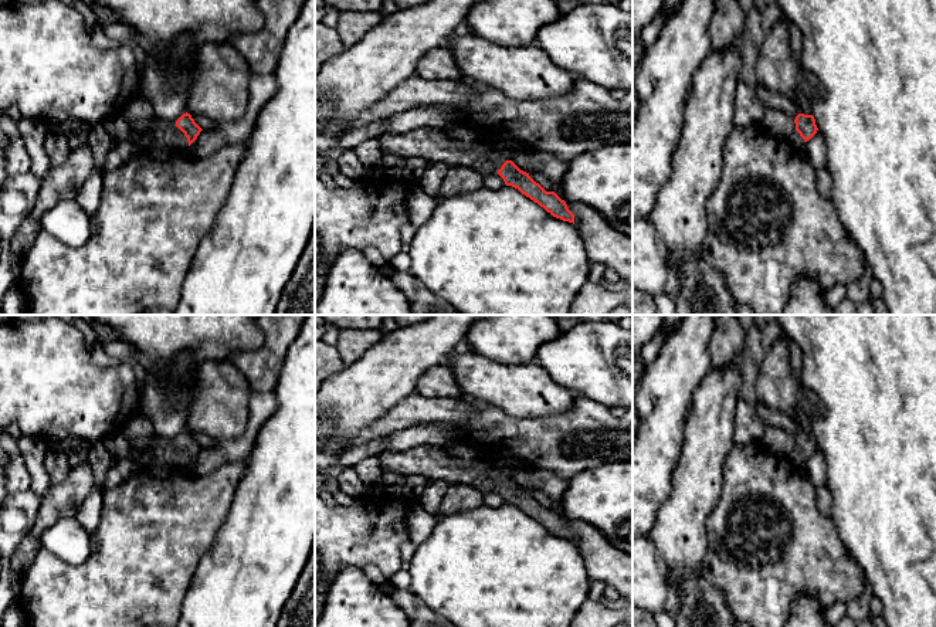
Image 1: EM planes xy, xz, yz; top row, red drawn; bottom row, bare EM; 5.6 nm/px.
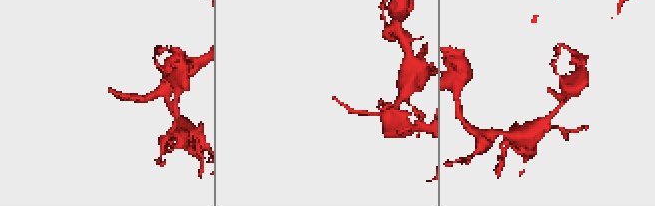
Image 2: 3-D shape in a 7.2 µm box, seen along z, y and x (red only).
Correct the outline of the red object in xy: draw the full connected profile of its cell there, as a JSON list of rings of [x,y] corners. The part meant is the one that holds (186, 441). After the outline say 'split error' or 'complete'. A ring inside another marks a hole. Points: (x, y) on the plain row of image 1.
[[[187,430],[174,441],[153,434],[149,447],[142,451],[130,448],[129,458],[138,467],[184,467],[197,457],[201,448]]]; split error

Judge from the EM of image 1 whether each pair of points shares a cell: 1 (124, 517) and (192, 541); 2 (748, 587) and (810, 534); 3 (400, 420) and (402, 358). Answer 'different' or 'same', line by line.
1: same
2: same
3: different

